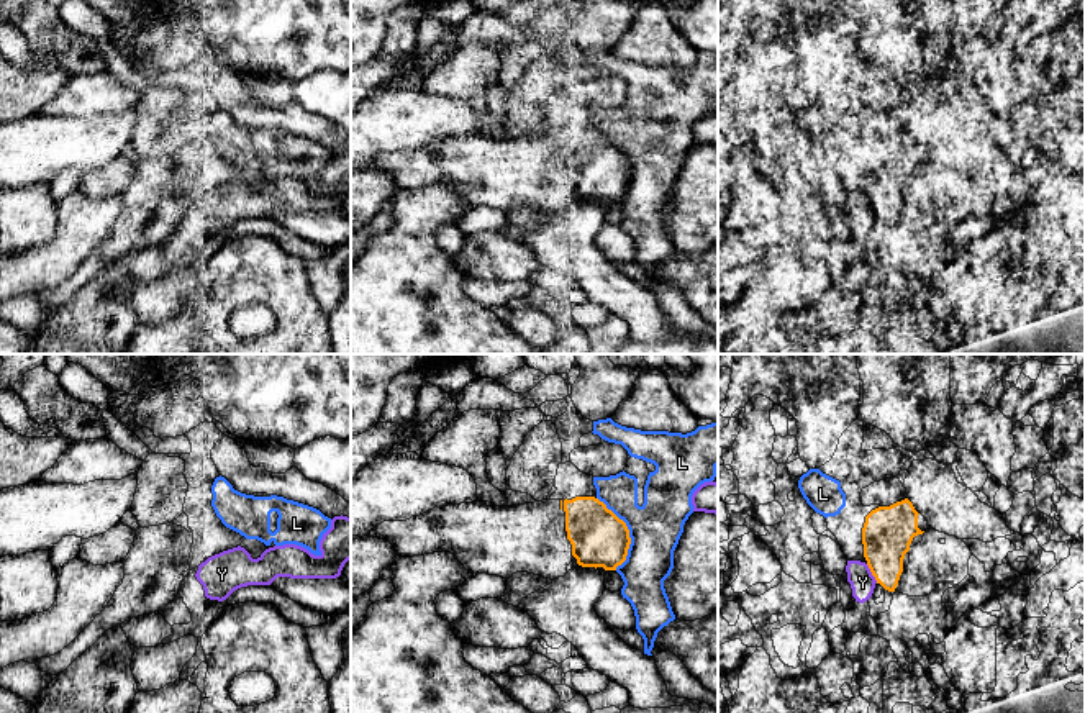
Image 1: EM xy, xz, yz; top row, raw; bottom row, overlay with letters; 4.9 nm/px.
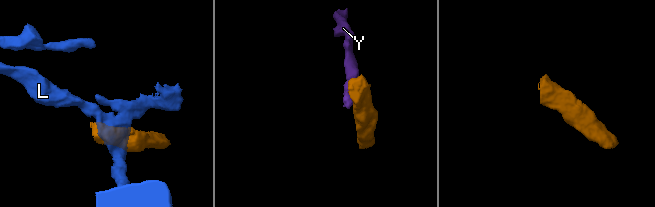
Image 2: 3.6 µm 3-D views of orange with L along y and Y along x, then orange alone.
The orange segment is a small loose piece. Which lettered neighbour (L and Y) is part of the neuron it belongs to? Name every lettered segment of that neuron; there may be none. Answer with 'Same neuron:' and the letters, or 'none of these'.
Same neuron: none of these

